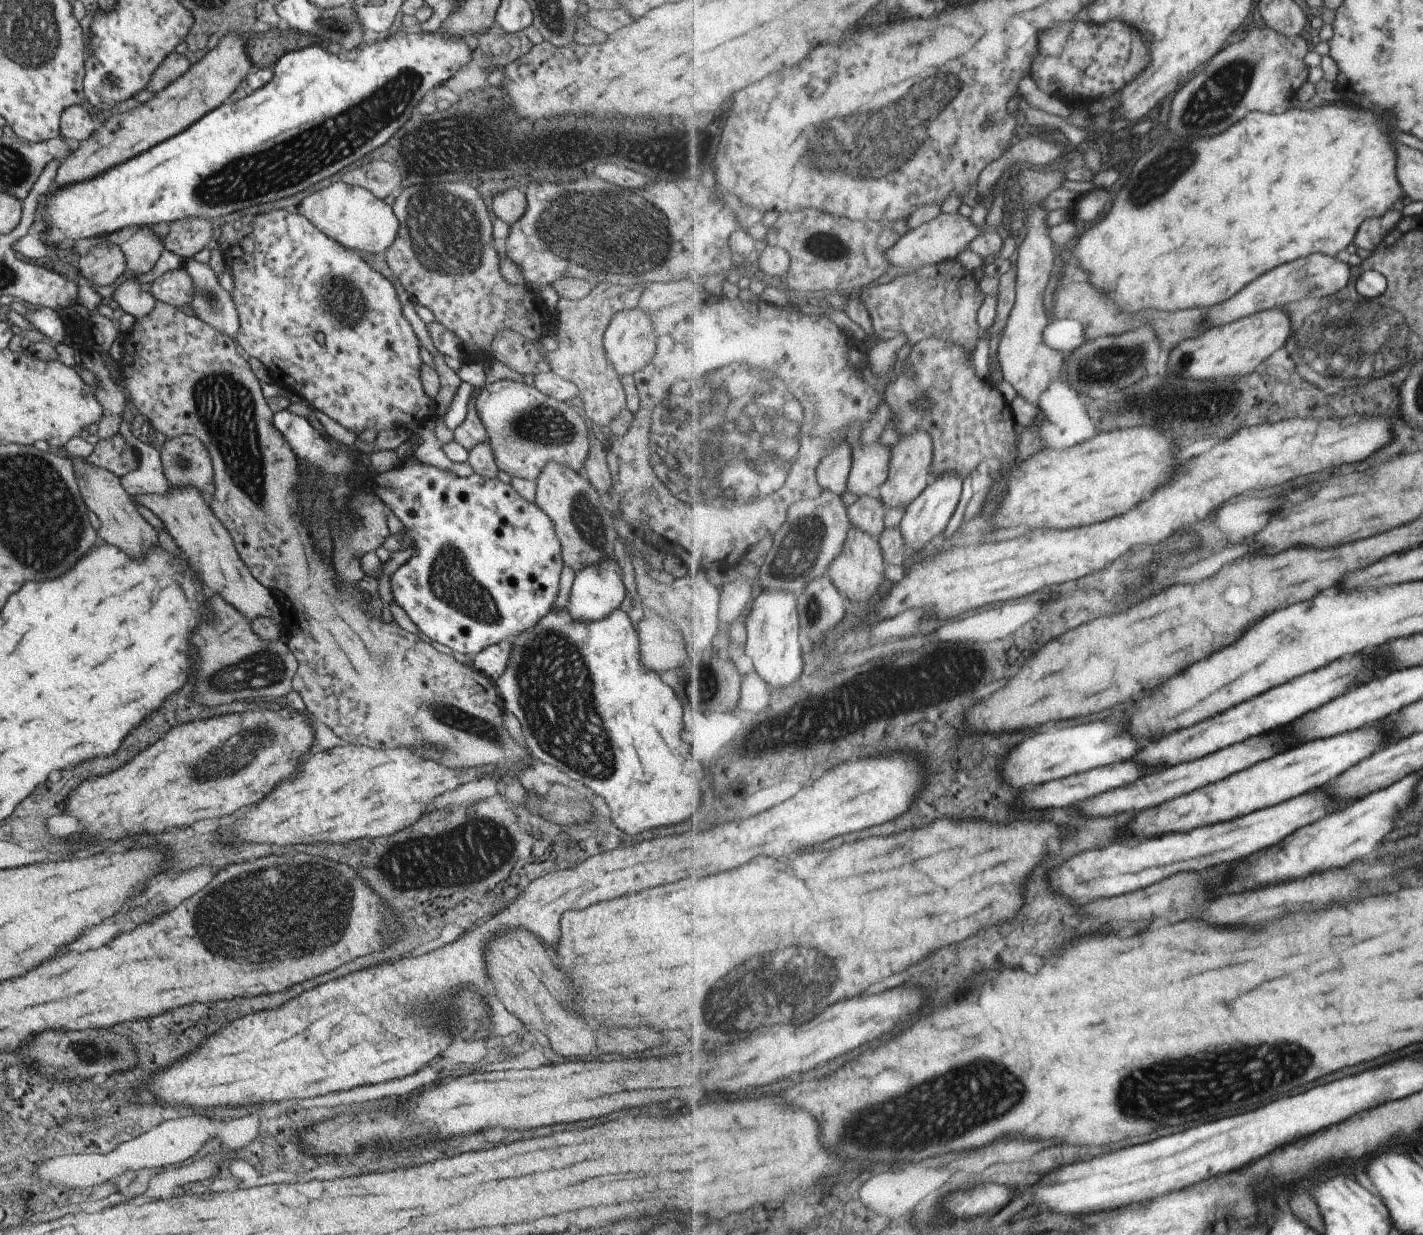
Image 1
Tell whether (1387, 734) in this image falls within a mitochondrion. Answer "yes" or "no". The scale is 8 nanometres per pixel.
no

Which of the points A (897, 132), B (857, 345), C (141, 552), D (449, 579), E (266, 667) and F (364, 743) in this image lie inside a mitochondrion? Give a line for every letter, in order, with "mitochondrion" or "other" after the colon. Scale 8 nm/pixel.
A: mitochondrion
B: other
C: other
D: mitochondrion
E: mitochondrion
F: other

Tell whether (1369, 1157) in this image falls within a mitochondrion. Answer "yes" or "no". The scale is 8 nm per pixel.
no

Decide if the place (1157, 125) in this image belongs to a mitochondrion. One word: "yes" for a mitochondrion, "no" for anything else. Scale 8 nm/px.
yes

